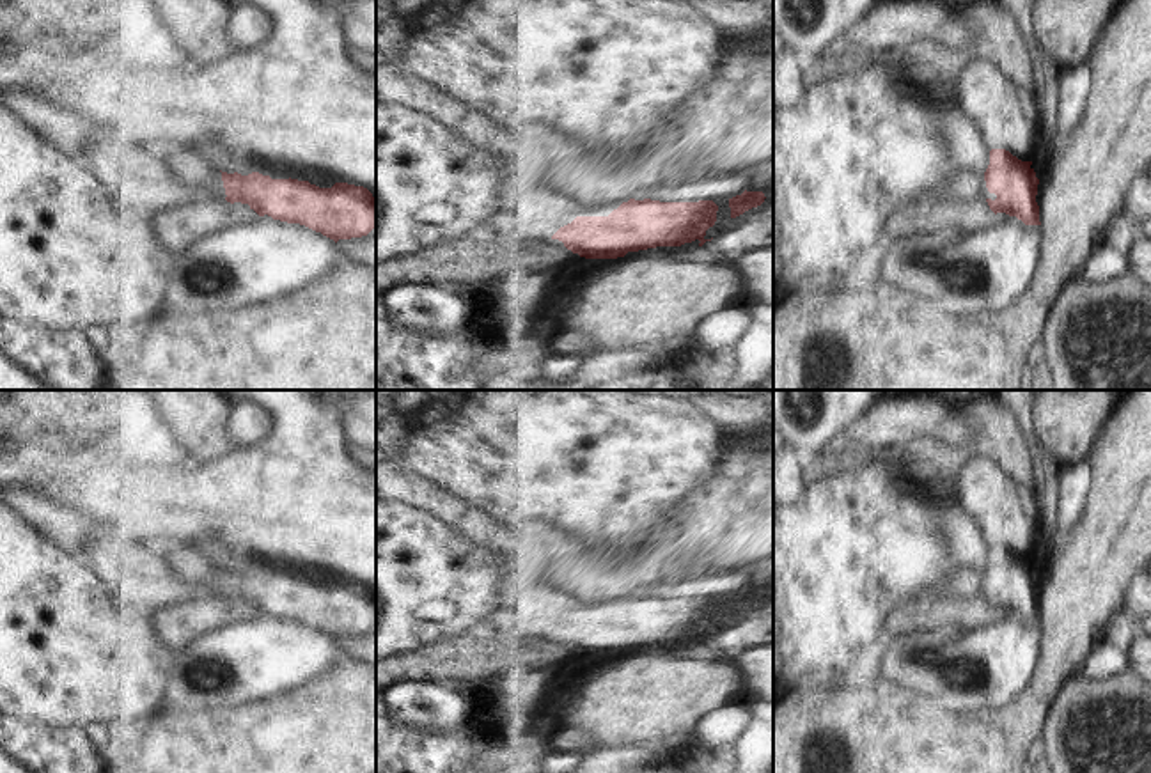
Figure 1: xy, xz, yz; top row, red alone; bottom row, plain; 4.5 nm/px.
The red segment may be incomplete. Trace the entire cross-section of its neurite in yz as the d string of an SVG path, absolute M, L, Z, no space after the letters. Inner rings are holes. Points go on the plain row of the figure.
M991 546L984 578L997 596L986 599L995 612L1006 610L1025 622L1041 622L1036 599L1039 576L1030 562L1032 558L1022 558L1006 546Z

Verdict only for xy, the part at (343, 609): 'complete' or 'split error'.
complete

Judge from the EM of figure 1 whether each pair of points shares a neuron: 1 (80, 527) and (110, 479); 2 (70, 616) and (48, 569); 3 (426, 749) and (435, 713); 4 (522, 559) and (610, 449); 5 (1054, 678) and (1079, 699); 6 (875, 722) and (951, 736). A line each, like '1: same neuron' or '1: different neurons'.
1: different neurons
2: same neuron
3: different neurons
4: different neurons
5: different neurons
6: same neuron

